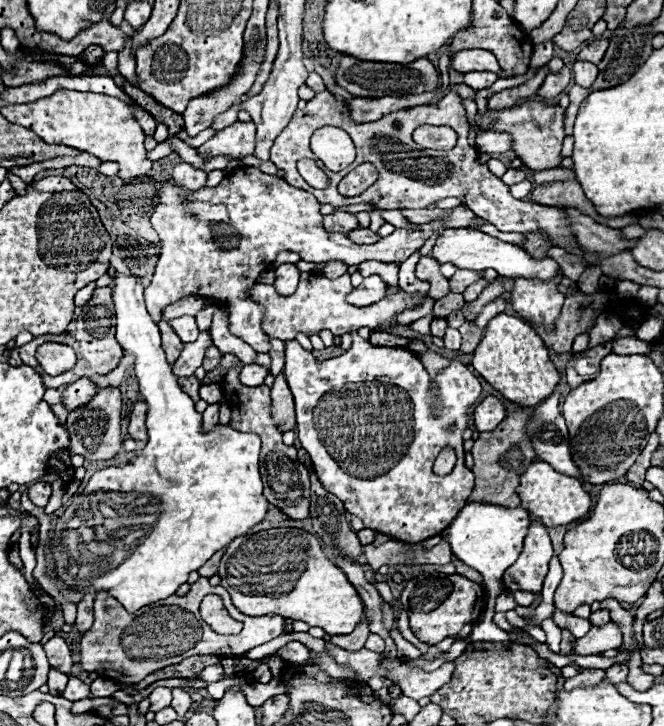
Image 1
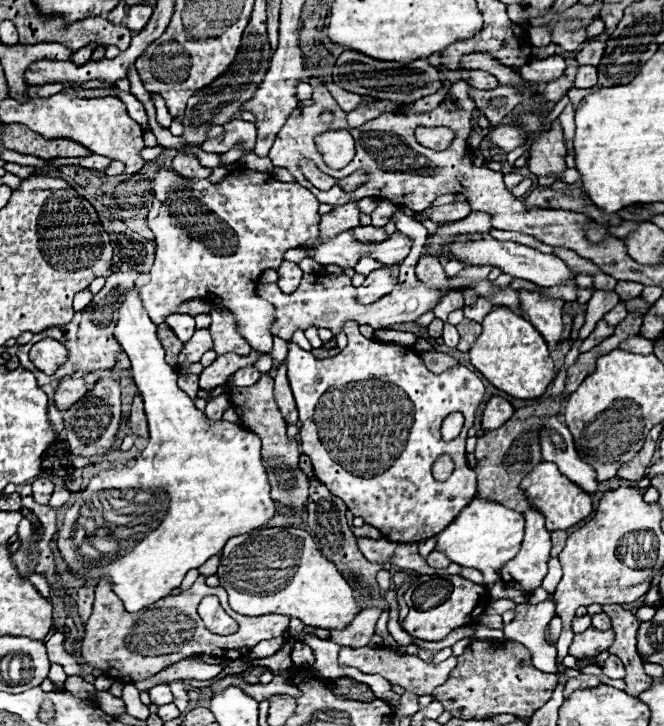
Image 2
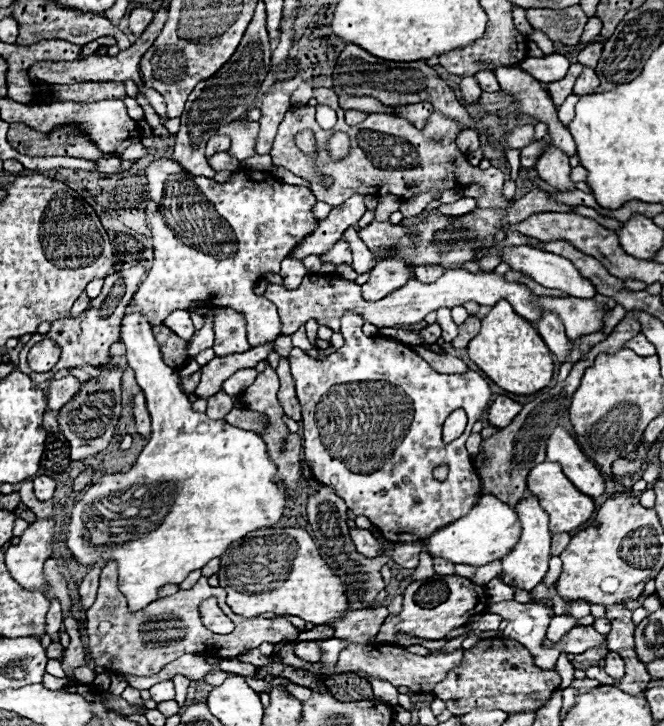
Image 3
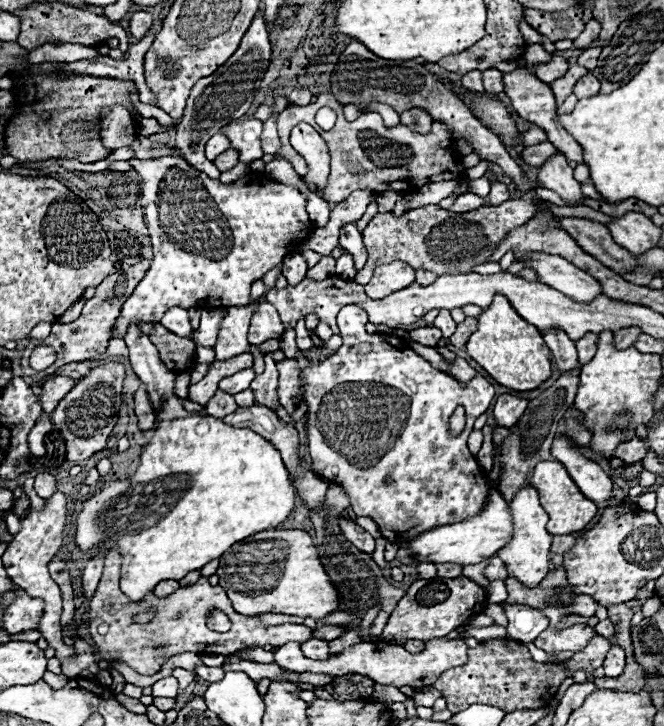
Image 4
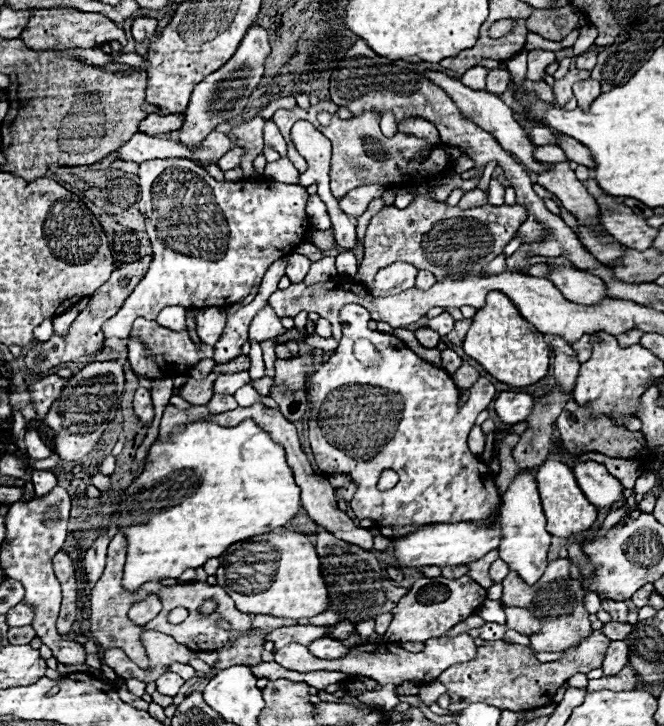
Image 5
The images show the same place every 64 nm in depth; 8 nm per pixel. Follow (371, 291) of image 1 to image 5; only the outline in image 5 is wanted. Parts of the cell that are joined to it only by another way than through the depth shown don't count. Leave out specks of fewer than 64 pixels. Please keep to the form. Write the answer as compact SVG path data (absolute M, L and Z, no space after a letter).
M394 262L382 270L378 270L372 284L368 284L368 292L372 296L392 296L404 290L414 288L416 280L416 268L406 262Z

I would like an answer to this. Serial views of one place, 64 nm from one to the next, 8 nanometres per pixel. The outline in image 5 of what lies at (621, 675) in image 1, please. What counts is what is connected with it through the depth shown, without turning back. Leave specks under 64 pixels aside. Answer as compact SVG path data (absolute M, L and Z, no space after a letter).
M614 640L606 652L604 658L604 674L606 676L614 676L618 674L628 662L628 646L624 644L624 640Z

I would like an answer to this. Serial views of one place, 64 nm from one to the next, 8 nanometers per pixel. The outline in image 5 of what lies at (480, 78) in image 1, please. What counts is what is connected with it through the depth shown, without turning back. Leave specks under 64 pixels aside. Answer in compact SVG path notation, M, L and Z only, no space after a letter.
M494 68L486 76L486 90L494 92L494 94L502 94L508 88L508 82L510 82L510 74L506 70Z

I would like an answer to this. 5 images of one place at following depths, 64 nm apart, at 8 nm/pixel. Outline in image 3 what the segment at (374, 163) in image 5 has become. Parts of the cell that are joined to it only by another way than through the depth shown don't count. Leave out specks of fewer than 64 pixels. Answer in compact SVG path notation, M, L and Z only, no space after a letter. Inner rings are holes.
M314 88L314 98L318 104L324 104L324 106L330 106L336 110L336 114L338 114L336 126L332 130L322 130L314 118L316 106L300 106L300 108L294 106L284 116L282 124L278 126L278 134L276 134L270 156L272 156L274 166L282 166L282 168L294 172L296 176L304 178L320 202L338 206L354 194L366 194L366 196L368 194L372 194L372 196L394 194L404 202L404 200L416 198L418 194L424 194L428 190L440 190L440 192L464 190L472 184L478 184L478 186L484 186L484 194L476 198L478 208L504 210L504 208L512 206L512 200L504 198L504 194L502 194L504 172L498 168L492 168L492 166L488 170L480 170L478 166L472 166L466 160L464 152L458 150L456 138L460 132L466 130L460 122L454 122L452 118L446 118L444 114L434 112L426 120L424 130L418 130L412 122L408 122L400 116L388 116L388 114L378 112L378 114L370 114L358 126L348 126L344 122L344 110L338 106L338 98L330 88ZM302 130L310 130L316 138L320 148L316 160L308 154L302 154L302 150L298 150L298 146L294 142L296 134ZM334 132L346 132L352 140L352 152L344 160L331 161L328 158L326 142ZM432 138L440 138L440 142L432 142ZM318 174L332 176L334 184L330 188L322 188L320 182L314 178Z

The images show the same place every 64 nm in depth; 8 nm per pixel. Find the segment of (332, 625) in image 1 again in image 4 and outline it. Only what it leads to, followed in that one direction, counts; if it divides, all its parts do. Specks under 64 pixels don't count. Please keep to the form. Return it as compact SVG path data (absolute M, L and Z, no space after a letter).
M278 530L278 538L282 538L282 546L286 546L286 558L282 558L282 570L278 570L278 586L274 590L262 590L262 594L238 594L238 590L230 590L228 598L238 614L244 616L260 616L266 612L300 616L300 618L326 618L328 614L338 610L338 590L330 582L326 574L318 550L312 544L312 536L304 530Z

